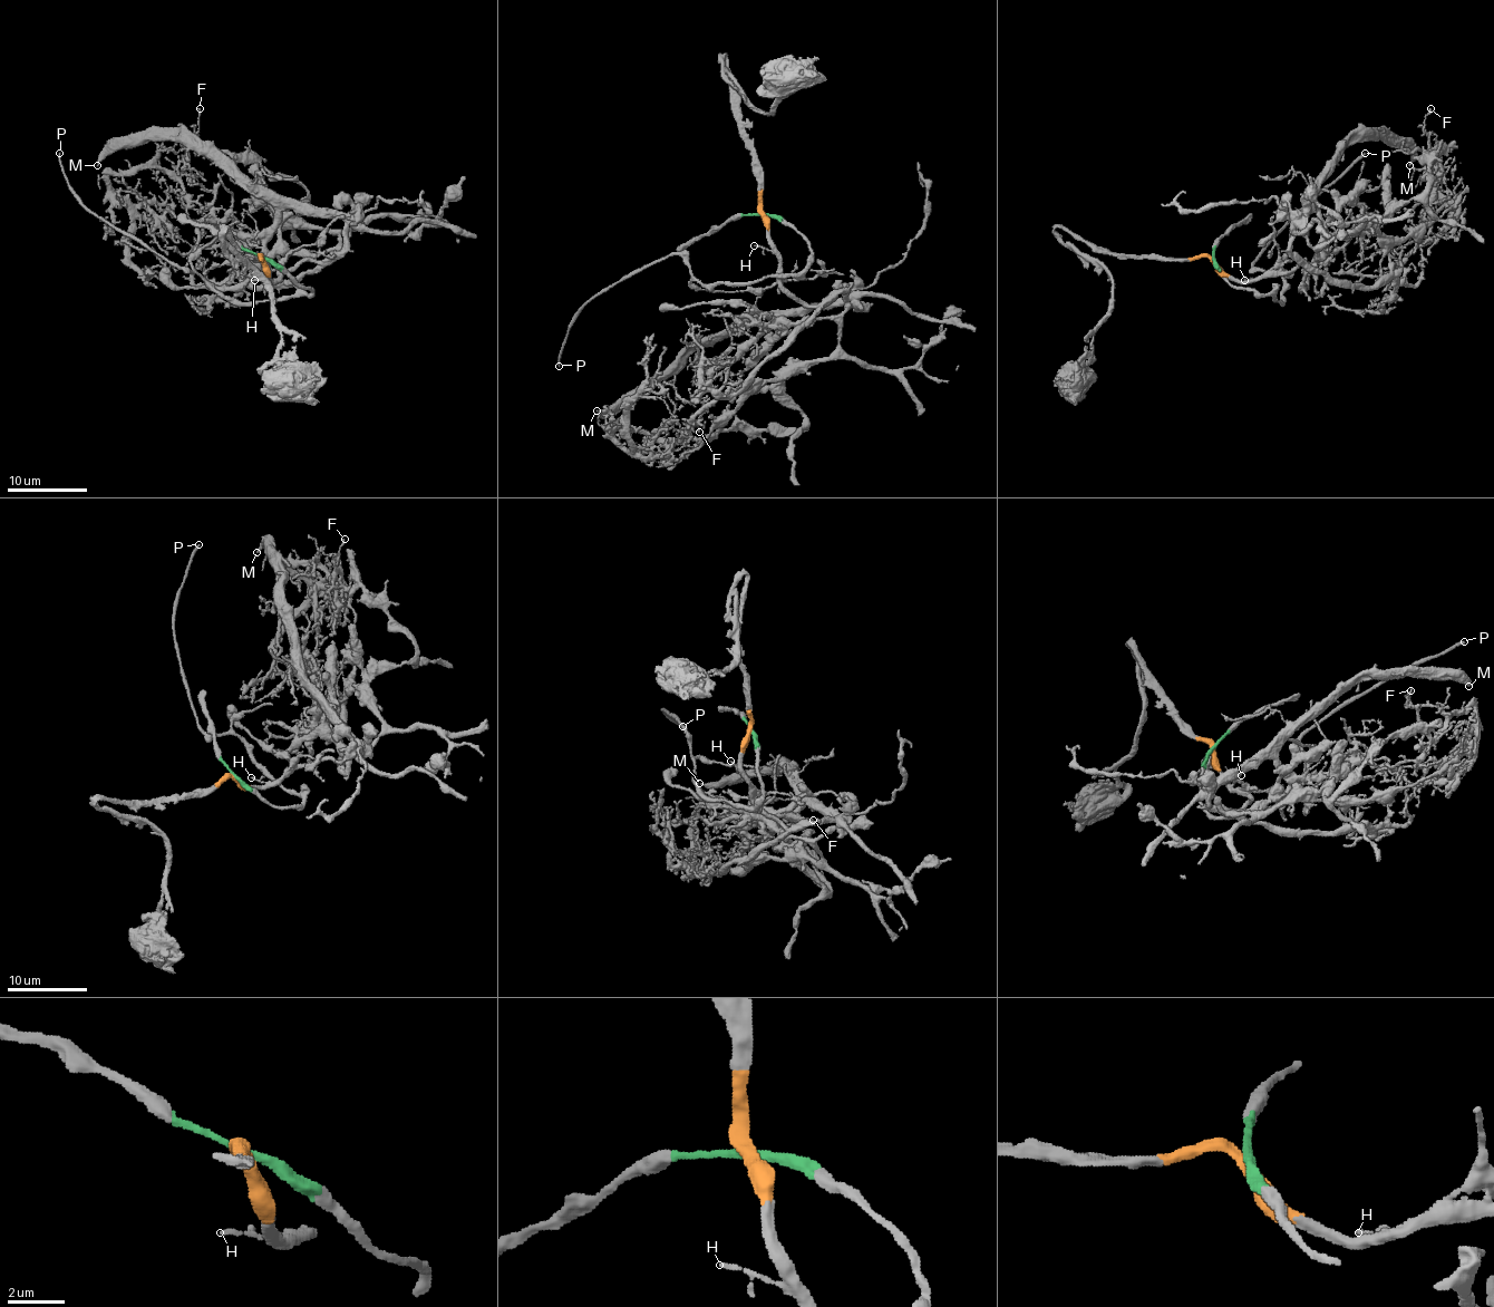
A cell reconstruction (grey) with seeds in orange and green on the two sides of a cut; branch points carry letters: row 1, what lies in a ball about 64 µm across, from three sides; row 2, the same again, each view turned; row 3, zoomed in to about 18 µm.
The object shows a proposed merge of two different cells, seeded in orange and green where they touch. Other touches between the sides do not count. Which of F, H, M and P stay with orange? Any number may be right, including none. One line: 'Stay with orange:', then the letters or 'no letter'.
Stay with orange: F, H, M

